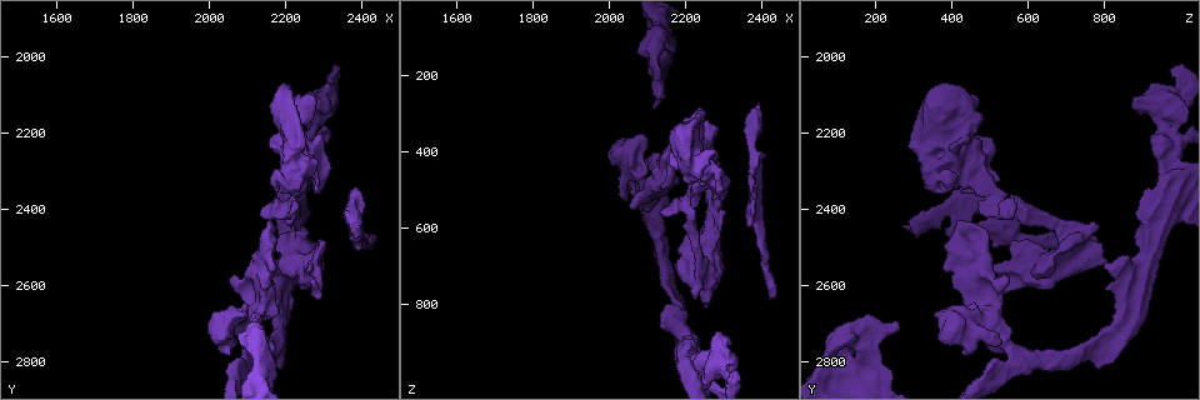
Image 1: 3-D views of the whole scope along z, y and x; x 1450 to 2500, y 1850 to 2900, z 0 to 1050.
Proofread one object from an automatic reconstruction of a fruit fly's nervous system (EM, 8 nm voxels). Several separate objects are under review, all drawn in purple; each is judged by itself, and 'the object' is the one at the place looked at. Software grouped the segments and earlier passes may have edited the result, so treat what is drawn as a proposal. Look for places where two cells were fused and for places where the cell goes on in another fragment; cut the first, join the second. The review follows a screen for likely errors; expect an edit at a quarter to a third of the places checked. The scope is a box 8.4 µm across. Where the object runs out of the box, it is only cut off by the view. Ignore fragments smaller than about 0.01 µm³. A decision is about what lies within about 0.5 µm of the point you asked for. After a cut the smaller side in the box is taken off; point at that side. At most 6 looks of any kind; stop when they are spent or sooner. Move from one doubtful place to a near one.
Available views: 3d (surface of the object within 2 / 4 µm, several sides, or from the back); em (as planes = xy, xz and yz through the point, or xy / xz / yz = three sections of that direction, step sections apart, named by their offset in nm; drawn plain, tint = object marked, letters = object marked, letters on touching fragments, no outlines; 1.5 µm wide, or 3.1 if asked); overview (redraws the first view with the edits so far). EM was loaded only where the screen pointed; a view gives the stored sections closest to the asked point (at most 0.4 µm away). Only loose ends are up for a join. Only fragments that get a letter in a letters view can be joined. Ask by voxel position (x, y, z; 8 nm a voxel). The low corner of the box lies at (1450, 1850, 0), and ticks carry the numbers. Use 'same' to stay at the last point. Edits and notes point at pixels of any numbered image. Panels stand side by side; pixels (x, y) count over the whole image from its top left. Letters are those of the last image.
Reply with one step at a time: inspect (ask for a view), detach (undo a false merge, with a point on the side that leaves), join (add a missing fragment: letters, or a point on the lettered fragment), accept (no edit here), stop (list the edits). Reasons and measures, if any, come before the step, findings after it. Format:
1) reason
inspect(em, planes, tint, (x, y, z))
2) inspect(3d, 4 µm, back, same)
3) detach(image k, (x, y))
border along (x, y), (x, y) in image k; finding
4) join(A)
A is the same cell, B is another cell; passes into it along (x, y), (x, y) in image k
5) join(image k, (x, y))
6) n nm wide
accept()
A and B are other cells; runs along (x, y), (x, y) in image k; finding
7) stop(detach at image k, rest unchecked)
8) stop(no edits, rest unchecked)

branch stops here
inspect(3d, 2 µm, (2285, 2205, 495))

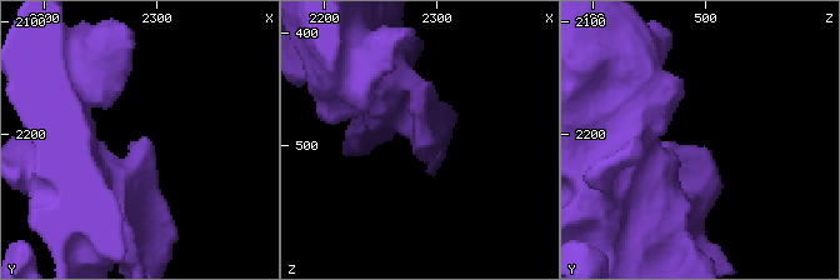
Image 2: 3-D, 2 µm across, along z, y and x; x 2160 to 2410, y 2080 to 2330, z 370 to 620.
inspect(em, planes, letters, (2280, 2212, 502))

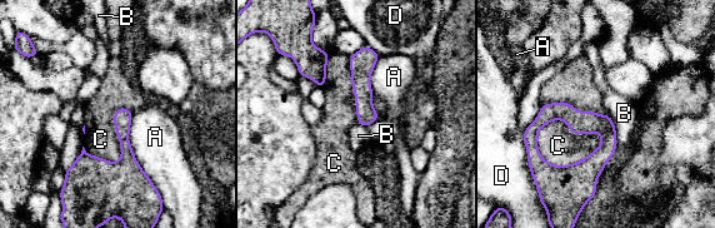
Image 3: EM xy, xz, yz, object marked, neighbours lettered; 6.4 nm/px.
accept()
A, B, C and D are other cells; runs along (535, 124), (569, 114), (605, 135), (593, 183) in image 3; none of them fits

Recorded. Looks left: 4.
three arms meet
inspect(em, yz, step 8, tint, (2385, 2505, 455))

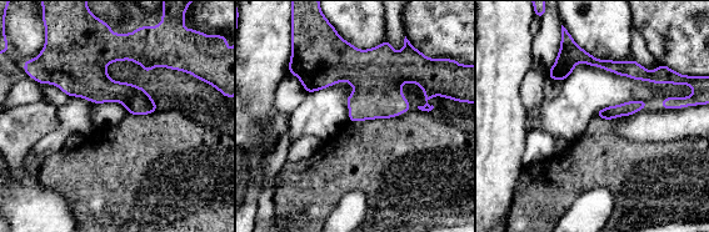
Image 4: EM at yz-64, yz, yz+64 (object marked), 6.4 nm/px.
inspect(em, planes, letters, same)

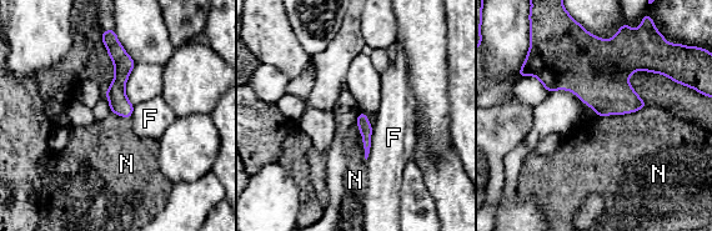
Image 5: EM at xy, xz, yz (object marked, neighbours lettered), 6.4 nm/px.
accept()
F and N are other cells; border along (646, 105), (631, 113), (600, 117) in image 5; none of them fits

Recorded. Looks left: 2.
stop(no edits, rest unchecked)

